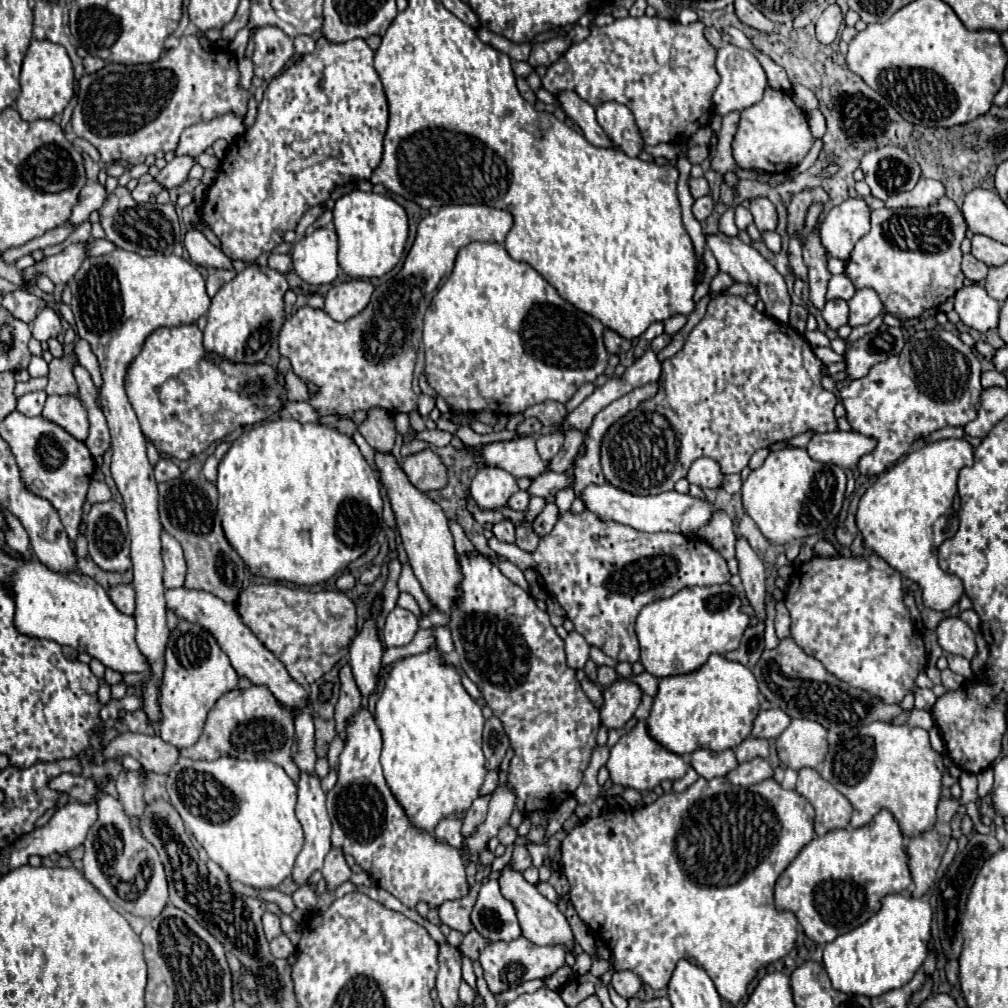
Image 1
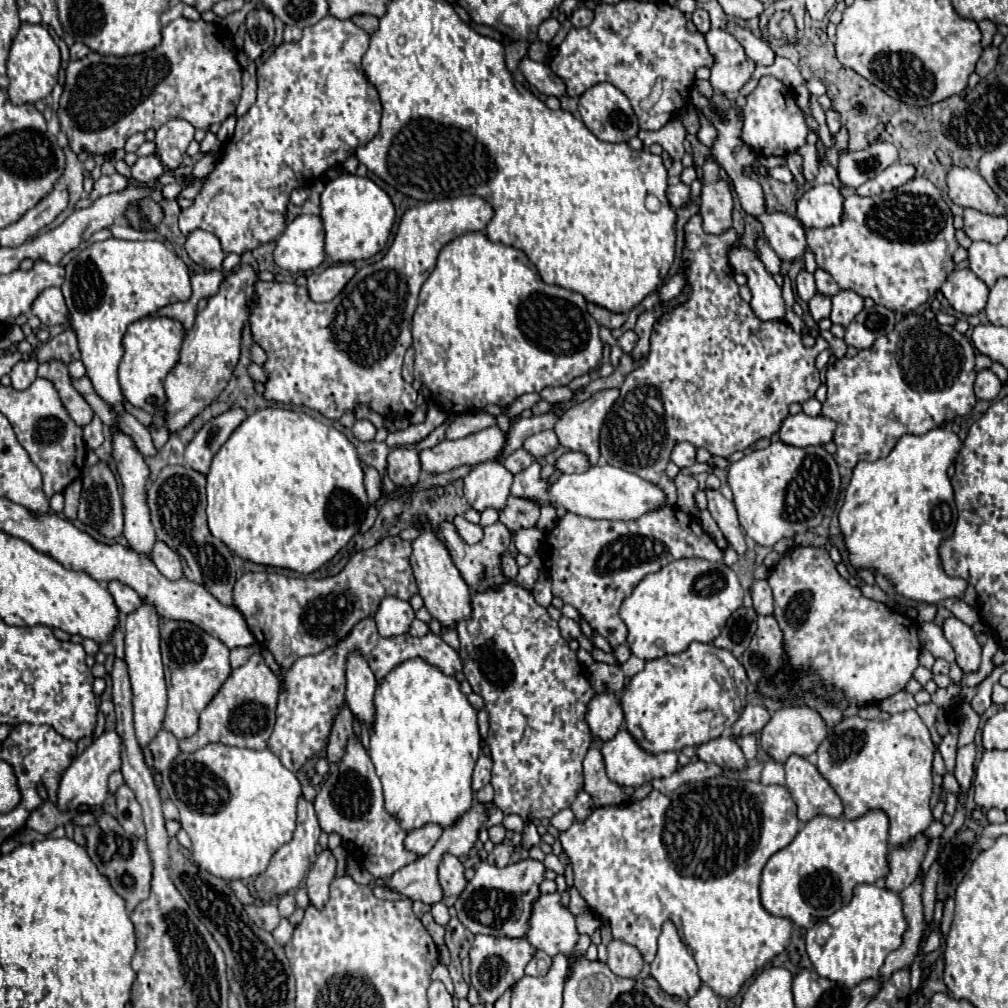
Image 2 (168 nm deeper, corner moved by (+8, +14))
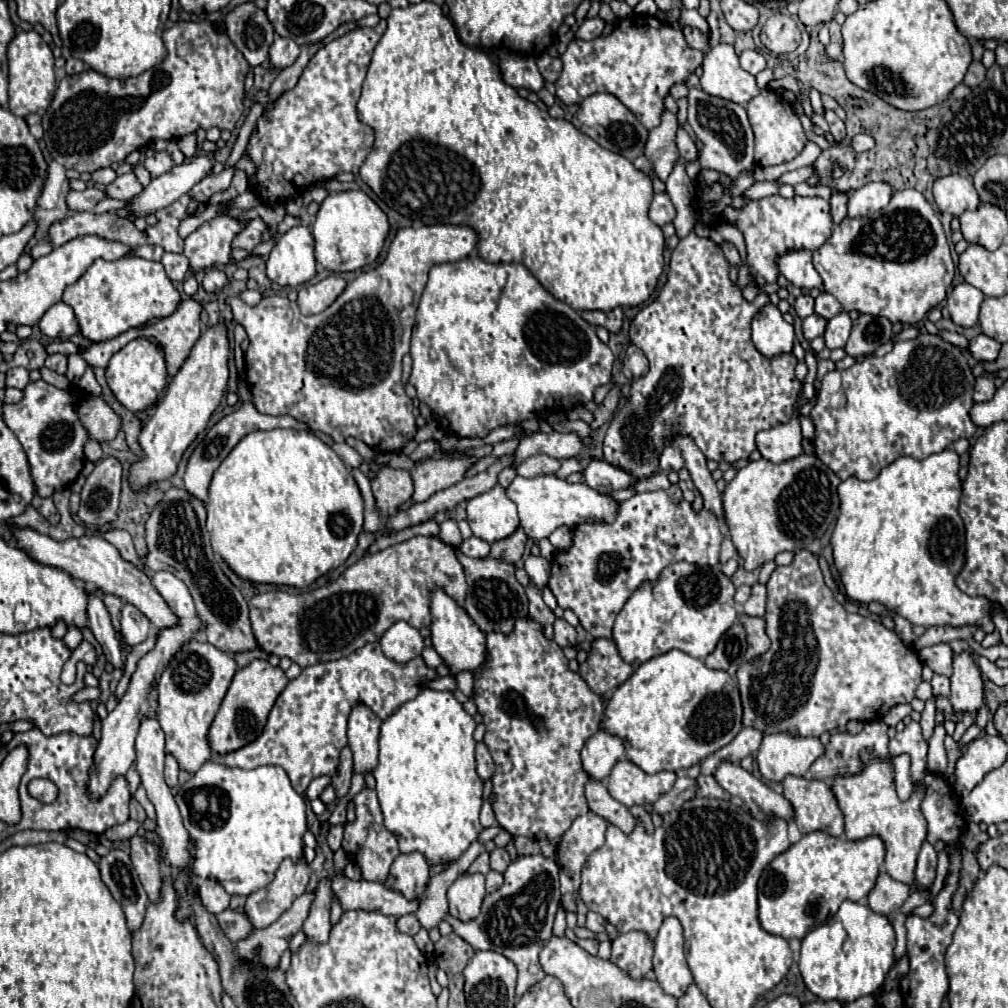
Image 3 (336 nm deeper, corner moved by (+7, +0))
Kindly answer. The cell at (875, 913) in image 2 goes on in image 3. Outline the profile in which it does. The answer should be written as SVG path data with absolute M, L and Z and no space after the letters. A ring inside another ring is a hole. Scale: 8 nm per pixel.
M845 900L837 914L823 926L807 932L801 940L799 972L805 986L821 1000L853 1002L865 994L875 994L893 966L895 930L887 916L875 914L869 906Z

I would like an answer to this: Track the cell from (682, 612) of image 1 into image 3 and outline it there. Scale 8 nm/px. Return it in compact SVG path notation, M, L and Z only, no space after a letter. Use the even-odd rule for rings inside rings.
M685 560L669 564L659 578L641 584L625 602L615 618L613 640L621 658L633 668L649 658L665 654L673 648L693 656L705 658L717 646L717 640L733 626L739 606L733 600L735 586L719 570L719 566L697 566Z

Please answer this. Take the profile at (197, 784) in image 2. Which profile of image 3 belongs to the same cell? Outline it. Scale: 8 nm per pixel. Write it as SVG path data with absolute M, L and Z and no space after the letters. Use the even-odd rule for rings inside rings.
M209 760L187 784L179 786L175 802L191 834L193 874L199 878L215 878L229 894L247 896L265 888L285 858L297 862L303 854L307 806L303 796L289 784L281 766L241 770Z

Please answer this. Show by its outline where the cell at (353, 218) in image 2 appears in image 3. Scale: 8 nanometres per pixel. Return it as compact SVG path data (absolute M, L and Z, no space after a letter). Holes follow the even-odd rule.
M347 190L329 194L321 202L311 234L315 238L315 258L319 264L329 272L353 272L379 256L389 234L389 222L383 210L363 190Z

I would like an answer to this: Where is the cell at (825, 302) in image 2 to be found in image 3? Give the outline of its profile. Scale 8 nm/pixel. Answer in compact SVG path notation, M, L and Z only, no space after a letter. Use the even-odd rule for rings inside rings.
M817 314L807 316L807 318L803 320L803 336L805 336L807 340L813 340L813 338L817 338L817 336L823 336L825 326L827 326L827 320L825 320L825 318L821 318L821 316L817 316Z

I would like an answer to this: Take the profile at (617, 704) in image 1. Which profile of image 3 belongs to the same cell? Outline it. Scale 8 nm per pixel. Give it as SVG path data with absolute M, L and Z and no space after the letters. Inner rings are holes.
M599 730L593 734L585 748L581 750L581 764L583 770L591 780L603 782L609 778L611 768L625 758L625 748L623 742L617 740L617 736L607 734L605 730Z

